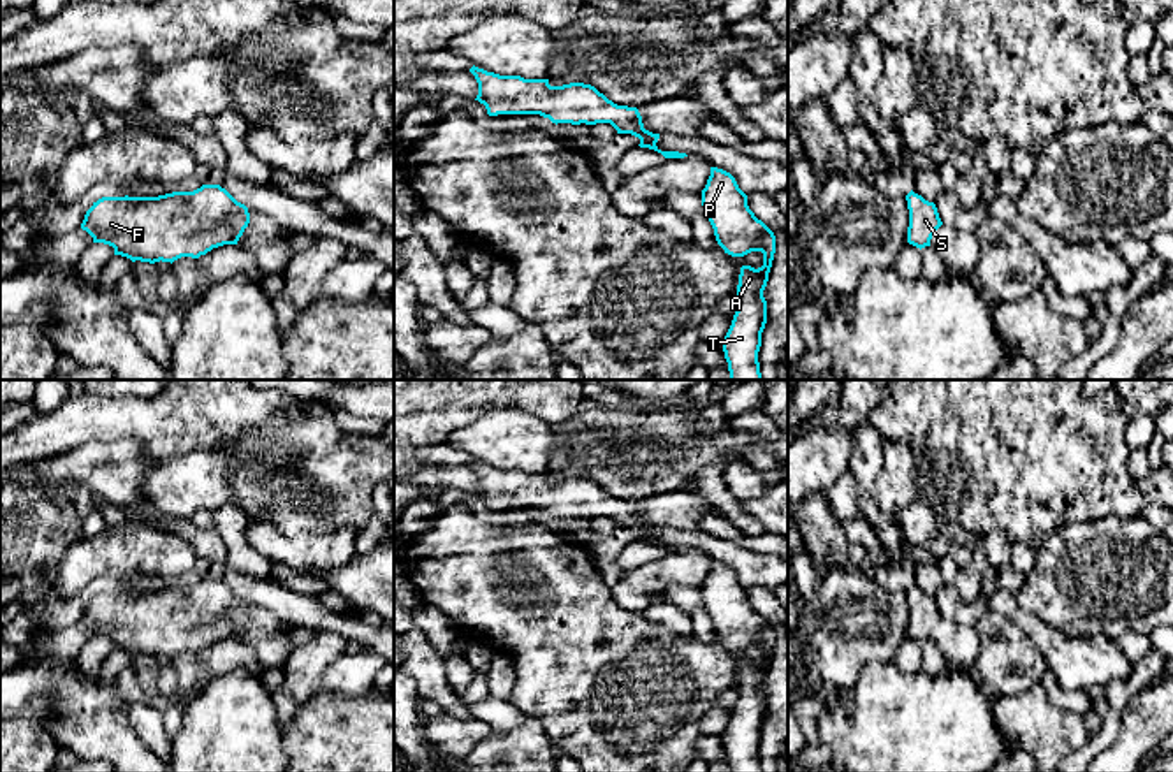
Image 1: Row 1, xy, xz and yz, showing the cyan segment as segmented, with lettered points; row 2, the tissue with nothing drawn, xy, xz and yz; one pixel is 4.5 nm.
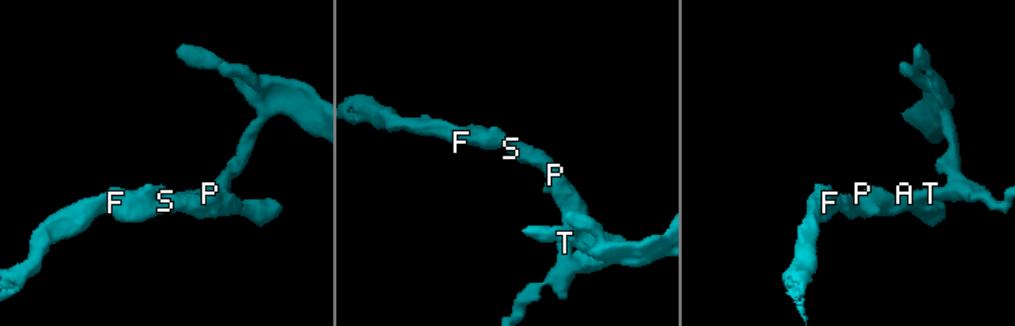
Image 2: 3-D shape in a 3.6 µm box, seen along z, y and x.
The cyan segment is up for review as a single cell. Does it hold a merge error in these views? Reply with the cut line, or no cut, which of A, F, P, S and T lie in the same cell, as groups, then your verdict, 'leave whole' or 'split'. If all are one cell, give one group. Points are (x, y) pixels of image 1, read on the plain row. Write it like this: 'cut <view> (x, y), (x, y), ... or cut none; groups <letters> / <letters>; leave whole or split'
cut none; groups A F P S T; leave whole

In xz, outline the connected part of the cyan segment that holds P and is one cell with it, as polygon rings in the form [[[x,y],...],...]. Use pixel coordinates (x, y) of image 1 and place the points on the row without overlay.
[[[710,561],[710,570],[702,584],[702,600],[725,647],[732,651],[744,651],[751,645],[763,647],[761,661],[740,661],[739,702],[723,733],[730,772],[761,772],[758,746],[767,717],[763,684],[776,647],[776,630],[754,610],[747,600],[747,589],[739,582],[735,572],[723,563]]]

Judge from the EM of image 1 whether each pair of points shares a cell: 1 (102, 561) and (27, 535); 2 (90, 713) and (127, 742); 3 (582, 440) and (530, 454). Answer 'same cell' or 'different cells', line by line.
1: different cells
2: same cell
3: different cells

